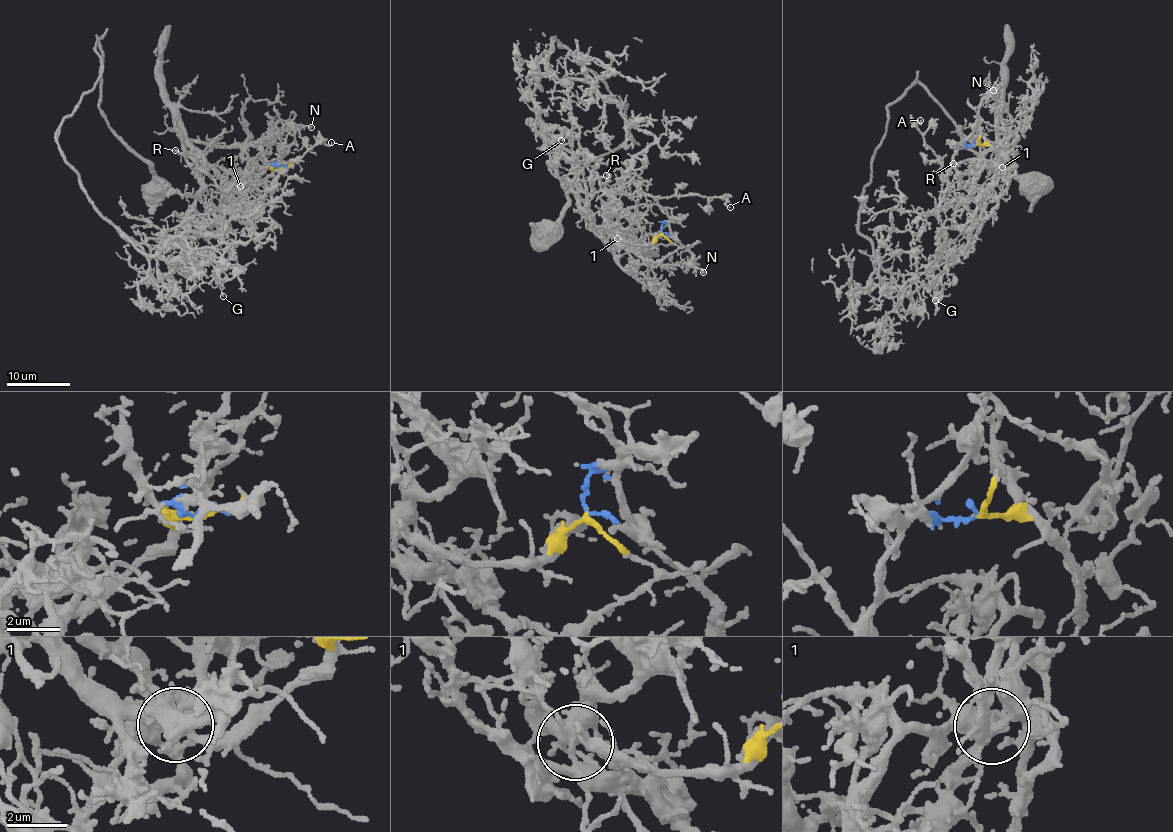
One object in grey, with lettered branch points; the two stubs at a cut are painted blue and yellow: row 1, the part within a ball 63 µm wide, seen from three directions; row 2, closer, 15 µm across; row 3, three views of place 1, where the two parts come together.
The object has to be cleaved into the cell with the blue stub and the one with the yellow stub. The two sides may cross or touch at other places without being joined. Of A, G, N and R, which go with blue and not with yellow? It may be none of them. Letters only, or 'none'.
A, G, N

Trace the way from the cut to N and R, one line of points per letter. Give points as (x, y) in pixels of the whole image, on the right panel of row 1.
N: (976, 144), (970, 146), (967, 140), (978, 108), (993, 90)
R: (976, 144), (991, 147), (1003, 167), (998, 157), (976, 174), (960, 174), (950, 165), (954, 162)

